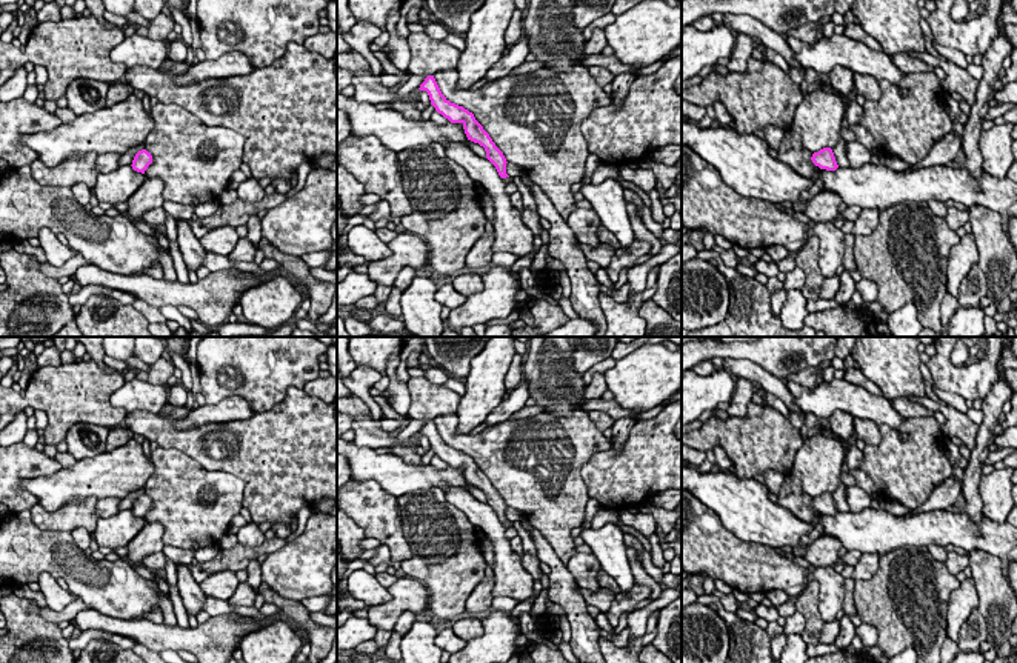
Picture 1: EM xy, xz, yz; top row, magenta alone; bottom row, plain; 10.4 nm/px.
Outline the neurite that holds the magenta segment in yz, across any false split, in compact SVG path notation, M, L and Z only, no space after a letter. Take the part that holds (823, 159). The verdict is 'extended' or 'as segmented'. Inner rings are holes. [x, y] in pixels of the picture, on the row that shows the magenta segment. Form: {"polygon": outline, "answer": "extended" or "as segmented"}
{"polygon": "M823 148L819 152L814 152L811 160L820 169L835 171L839 168L831 148Z", "answer": "as segmented"}

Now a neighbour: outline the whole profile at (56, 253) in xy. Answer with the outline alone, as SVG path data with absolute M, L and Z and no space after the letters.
M42 228L37 238L40 248L45 251L46 260L52 266L62 266L77 254L69 245L63 245L48 228Z

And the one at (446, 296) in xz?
M446 283L438 291L435 291L435 300L442 306L454 309L466 302L466 295L457 292L452 283Z

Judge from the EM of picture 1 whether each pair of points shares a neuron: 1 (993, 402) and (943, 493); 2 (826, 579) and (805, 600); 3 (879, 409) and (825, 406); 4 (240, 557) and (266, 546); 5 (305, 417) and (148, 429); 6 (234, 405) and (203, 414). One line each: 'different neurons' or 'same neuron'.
1: different neurons
2: different neurons
3: same neuron
4: same neuron
5: same neuron
6: same neuron

